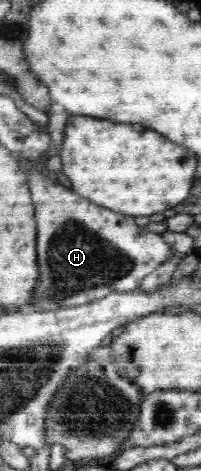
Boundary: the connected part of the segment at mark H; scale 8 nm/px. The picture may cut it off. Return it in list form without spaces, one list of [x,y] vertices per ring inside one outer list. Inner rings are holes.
[[[29,175],[29,189],[35,204],[37,222],[38,285],[30,310],[55,310],[93,303],[111,292],[125,293],[138,289],[141,280],[169,261],[176,250],[171,248],[159,233],[145,231],[133,223],[134,218],[123,217],[111,209],[103,209],[79,195],[72,188],[59,187],[45,175]]]

